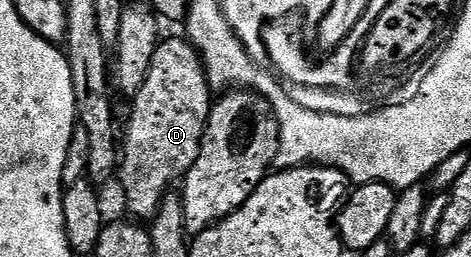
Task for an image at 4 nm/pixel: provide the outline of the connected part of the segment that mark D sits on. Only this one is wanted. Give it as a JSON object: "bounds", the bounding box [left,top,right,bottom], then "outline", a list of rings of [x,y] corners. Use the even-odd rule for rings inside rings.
{"bounds":[119,40,211,222],"outline":[[[165,40],[158,43],[155,58],[143,90],[132,97],[133,113],[129,125],[123,128],[123,155],[119,160],[119,180],[129,203],[130,217],[141,222],[152,221],[161,200],[182,179],[199,158],[201,139],[209,121],[211,89],[205,76],[201,53],[185,40]]]}

